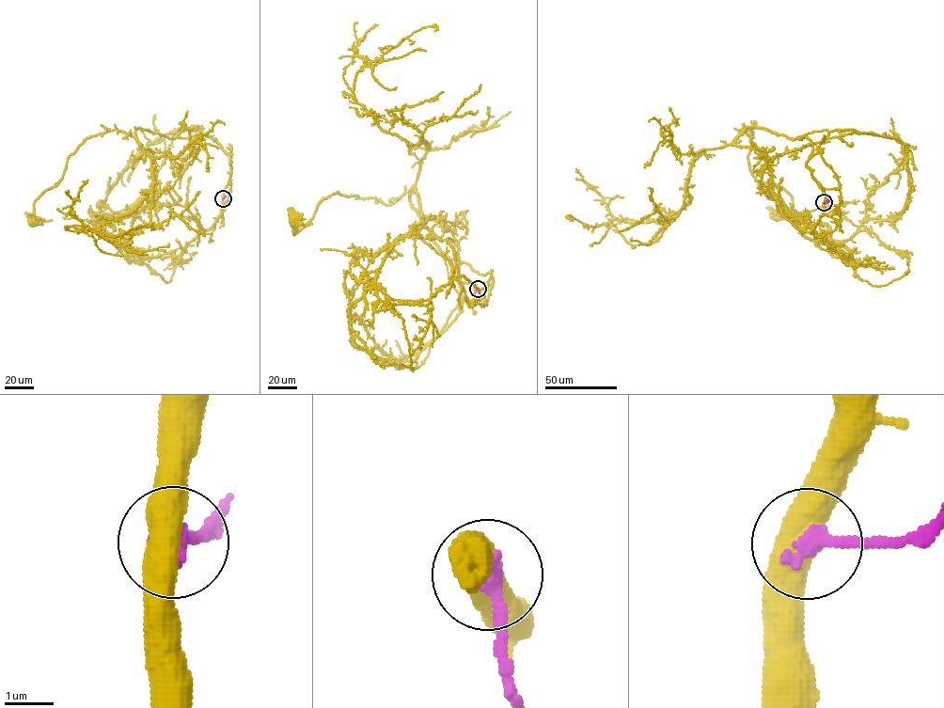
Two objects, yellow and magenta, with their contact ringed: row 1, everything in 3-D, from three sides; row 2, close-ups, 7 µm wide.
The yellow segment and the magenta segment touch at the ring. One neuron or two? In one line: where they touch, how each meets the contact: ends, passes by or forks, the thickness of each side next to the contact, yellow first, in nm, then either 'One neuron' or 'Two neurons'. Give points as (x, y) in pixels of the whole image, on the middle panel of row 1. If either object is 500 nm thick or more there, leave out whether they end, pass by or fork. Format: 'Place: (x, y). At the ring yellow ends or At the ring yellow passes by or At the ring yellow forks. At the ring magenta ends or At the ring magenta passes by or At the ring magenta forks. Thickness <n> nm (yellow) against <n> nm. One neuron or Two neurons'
Place: (478, 289). Thickness 550 nm (yellow) against 360 nm. Two neurons

